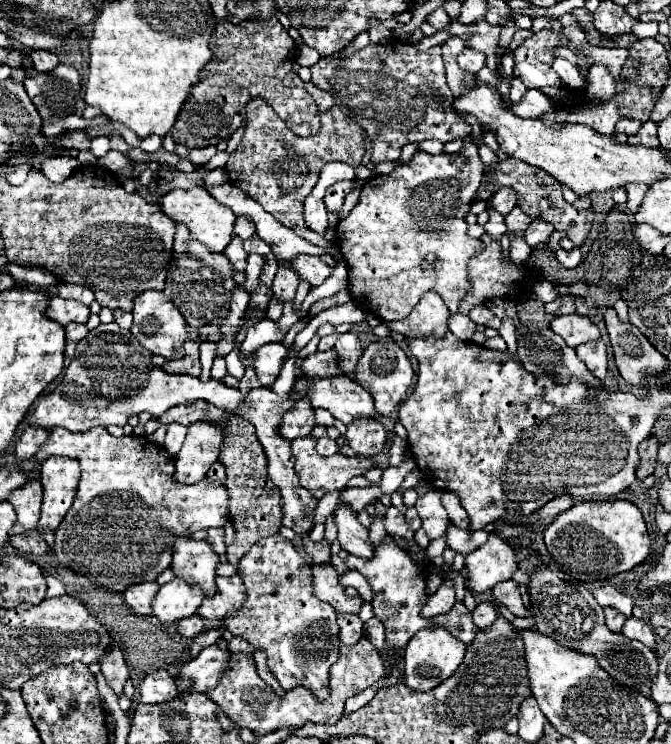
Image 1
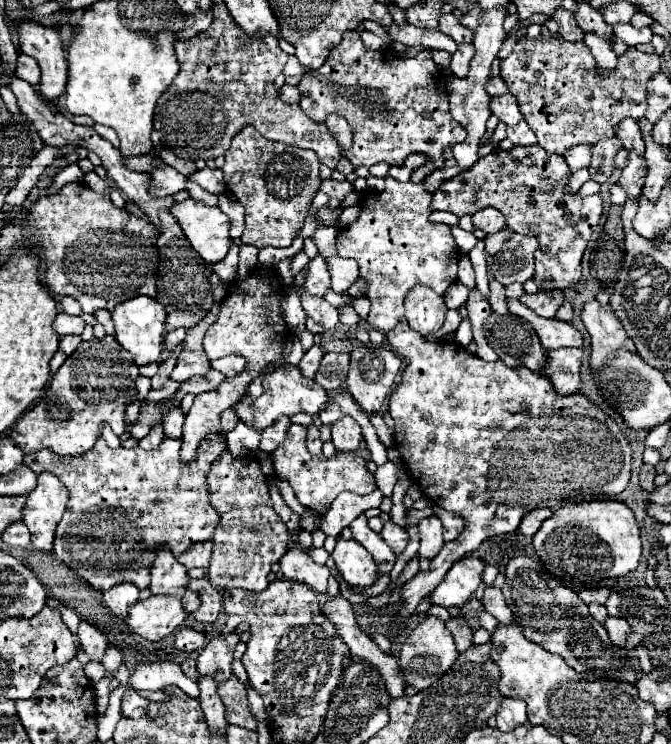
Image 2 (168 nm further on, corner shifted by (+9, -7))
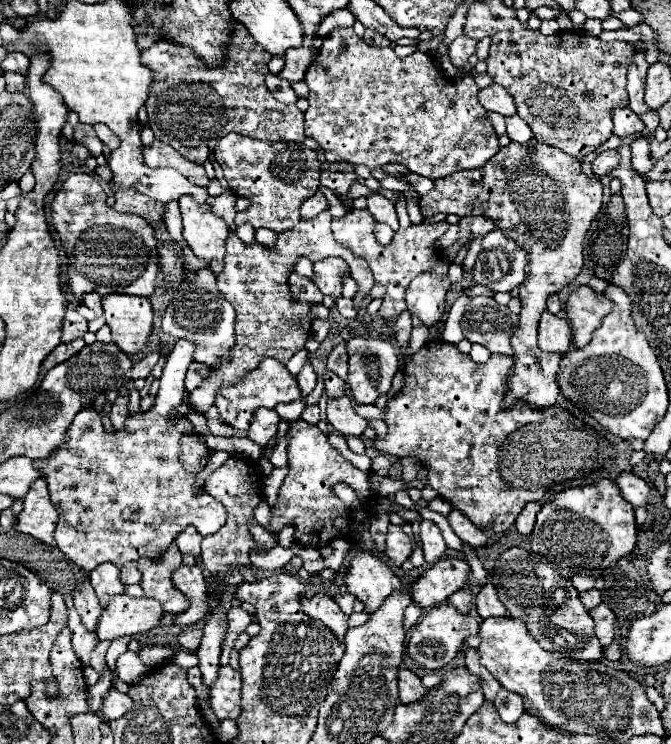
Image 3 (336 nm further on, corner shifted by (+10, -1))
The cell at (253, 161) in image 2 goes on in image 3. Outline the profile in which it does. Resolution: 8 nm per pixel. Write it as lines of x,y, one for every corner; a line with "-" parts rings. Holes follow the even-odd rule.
231,132
219,140
215,160
221,162
229,188
251,202
247,210
237,212
237,226
251,224
255,230
269,228
277,234
281,234
281,230
291,230
291,226
297,226
299,222
299,206
303,200
313,196
319,188
321,164
315,158
315,152
305,144
253,140

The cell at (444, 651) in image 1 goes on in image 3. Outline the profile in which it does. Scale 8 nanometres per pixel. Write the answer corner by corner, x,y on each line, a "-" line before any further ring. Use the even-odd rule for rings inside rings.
439,604
439,606
433,606
419,624
413,626
411,630
411,638
407,642
407,656
419,666
419,668
425,668
425,670
441,670
445,668
459,652
463,640
471,634
477,634
479,632
479,622
469,616
469,614
461,614
457,612
451,604

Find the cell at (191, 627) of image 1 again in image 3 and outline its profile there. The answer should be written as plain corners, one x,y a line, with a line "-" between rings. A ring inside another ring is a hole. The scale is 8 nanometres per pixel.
183,628
177,634
177,642
181,644
181,648
185,648
189,652
195,652
197,646
201,644
201,630
199,628

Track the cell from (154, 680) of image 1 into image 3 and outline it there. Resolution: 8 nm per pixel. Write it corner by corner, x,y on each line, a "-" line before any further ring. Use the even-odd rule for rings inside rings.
109,690
103,696
103,716
105,720
117,720
121,718
125,712
129,712
133,706
133,700
127,694
121,694
119,690

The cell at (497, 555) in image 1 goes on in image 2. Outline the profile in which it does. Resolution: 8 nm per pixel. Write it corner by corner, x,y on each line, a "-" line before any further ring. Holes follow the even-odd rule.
462,558
458,560
444,576
444,582
436,586
430,594
430,604
438,604
444,608
450,606
464,606
476,588
482,584
484,562
478,558

